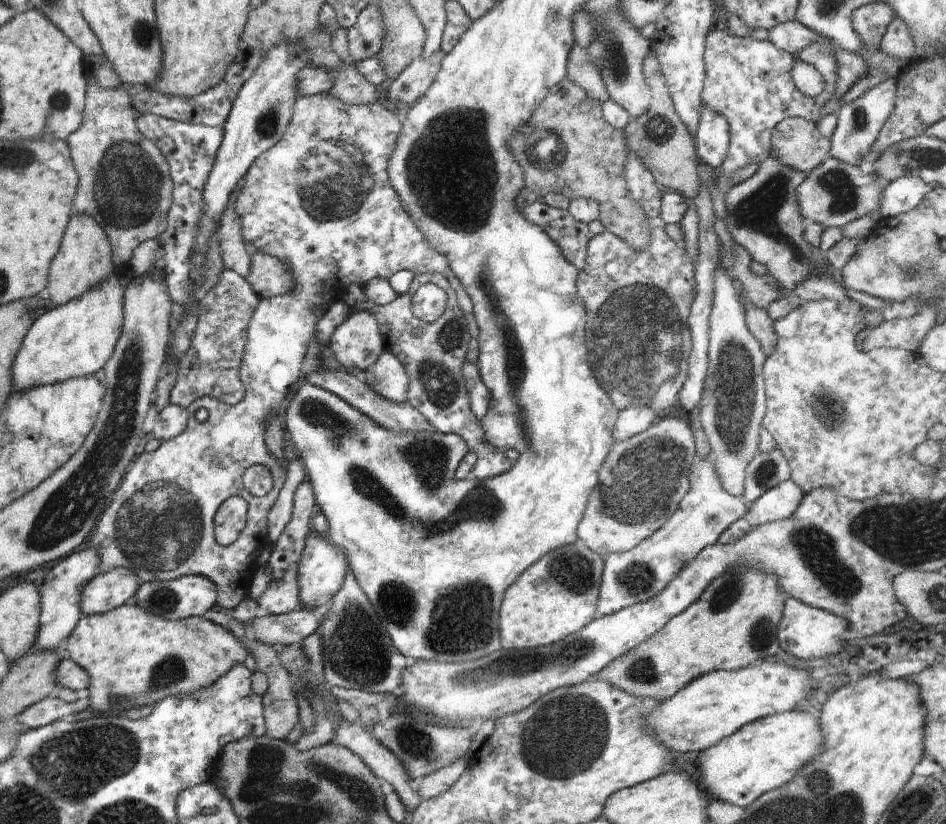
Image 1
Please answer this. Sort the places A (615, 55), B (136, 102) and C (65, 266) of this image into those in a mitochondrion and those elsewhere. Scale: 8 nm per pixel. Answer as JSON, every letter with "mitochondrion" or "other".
{"A":"mitochondrion","B":"other","C":"other"}

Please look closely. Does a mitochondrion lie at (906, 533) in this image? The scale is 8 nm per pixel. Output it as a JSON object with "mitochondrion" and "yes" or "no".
{"mitochondrion":"yes"}

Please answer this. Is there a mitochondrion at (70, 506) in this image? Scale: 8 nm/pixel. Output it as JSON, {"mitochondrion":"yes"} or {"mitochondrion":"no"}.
{"mitochondrion":"yes"}

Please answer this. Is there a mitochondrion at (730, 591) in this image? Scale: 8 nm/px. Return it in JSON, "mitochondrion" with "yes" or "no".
{"mitochondrion":"yes"}

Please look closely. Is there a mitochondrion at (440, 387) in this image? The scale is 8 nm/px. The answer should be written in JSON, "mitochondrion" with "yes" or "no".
{"mitochondrion":"yes"}

